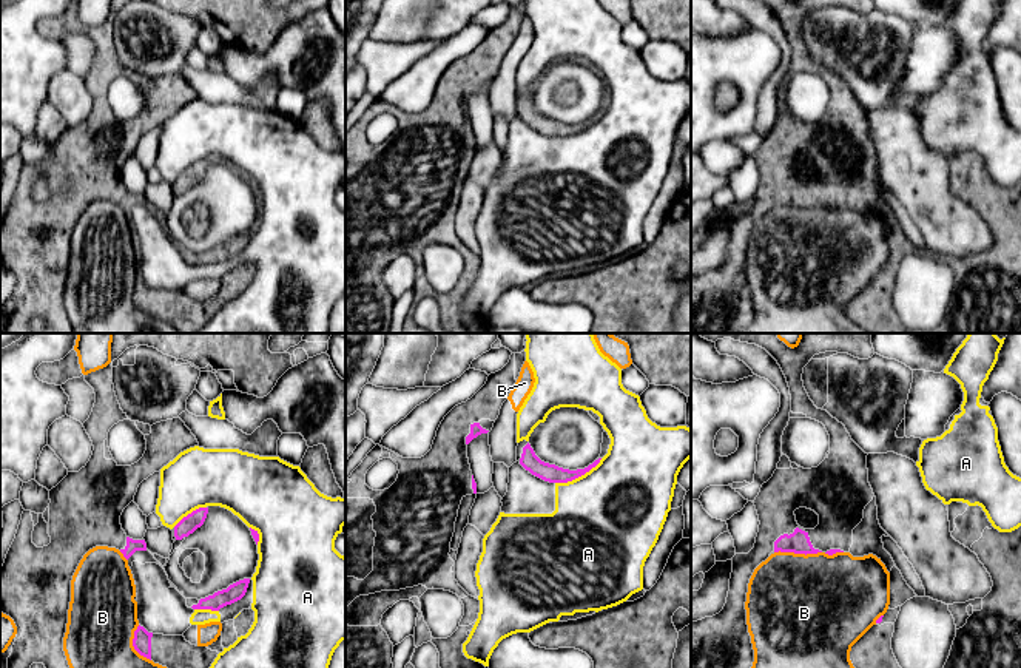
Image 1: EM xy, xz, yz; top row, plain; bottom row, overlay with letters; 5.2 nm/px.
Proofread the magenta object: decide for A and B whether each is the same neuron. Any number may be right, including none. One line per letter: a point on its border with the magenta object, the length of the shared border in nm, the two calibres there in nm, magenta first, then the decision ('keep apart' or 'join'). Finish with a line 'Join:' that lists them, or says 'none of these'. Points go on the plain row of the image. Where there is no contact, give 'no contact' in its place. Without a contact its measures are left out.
A: meets magenta in xz at (579, 130); contact 280 nm long; 100 nm thick on the magenta side, 480 nm on the other; keep apart
B: meets magenta in yz at (798, 207); contact 240 nm long; 120 nm thick on the magenta side, 500 nm on the other; keep apart
Join: none of these

